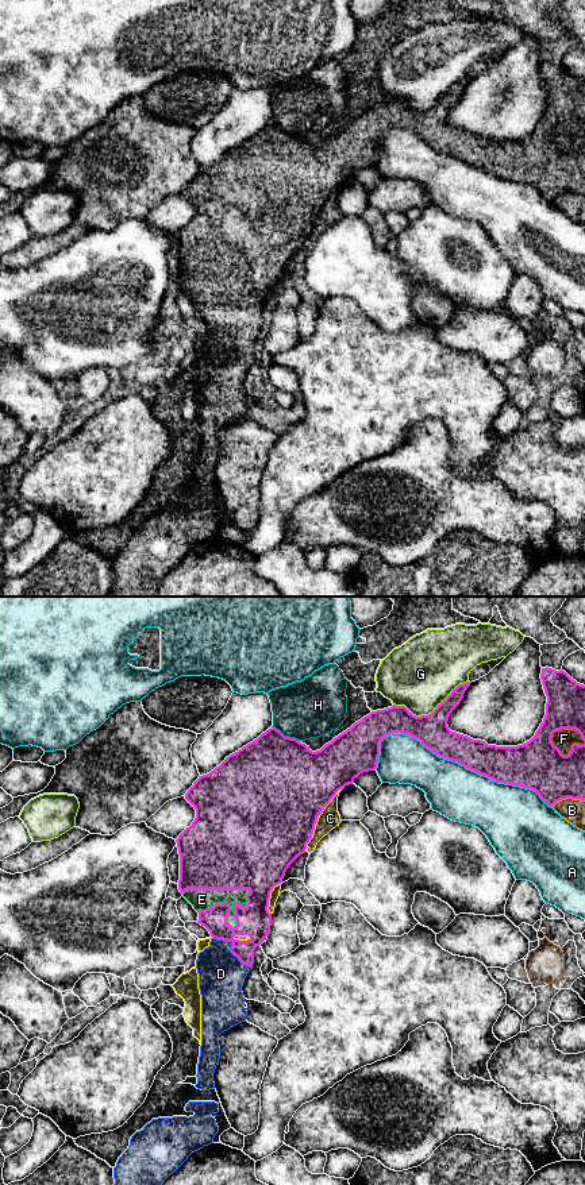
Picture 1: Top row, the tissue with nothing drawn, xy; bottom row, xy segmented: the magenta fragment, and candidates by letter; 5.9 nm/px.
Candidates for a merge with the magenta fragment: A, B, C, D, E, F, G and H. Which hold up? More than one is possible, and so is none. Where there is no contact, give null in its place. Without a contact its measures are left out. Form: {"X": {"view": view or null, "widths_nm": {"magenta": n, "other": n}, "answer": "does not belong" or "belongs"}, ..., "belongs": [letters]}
{"A": {"view": "xy", "widths_nm": {"magenta": 220, "other": 320}, "answer": "does not belong"}, "B": {"view": "xy", "widths_nm": {"magenta": 300, "other": 140}, "answer": "does not belong"}, "C": {"view": "xy", "widths_nm": {"magenta": 500, "other": 120}, "answer": "does not belong"}, "D": {"view": "xy", "widths_nm": {"magenta": 190, "other": 280}, "answer": "belongs"}, "E": {"view": "xy", "widths_nm": {"magenta": 500, "other": 130}, "answer": "belongs"}, "F": {"view": "xy", "widths_nm": {"magenta": 300, "other": 120}, "answer": "does not belong"}, "G": {"view": "xy", "widths_nm": {"magenta": 190, "other": 420}, "answer": "does not belong"}, "H": {"view": "xy", "widths_nm": {"magenta": 500, "other": 360}, "answer": "does not belong"}, "belongs": ["D", "E"]}

